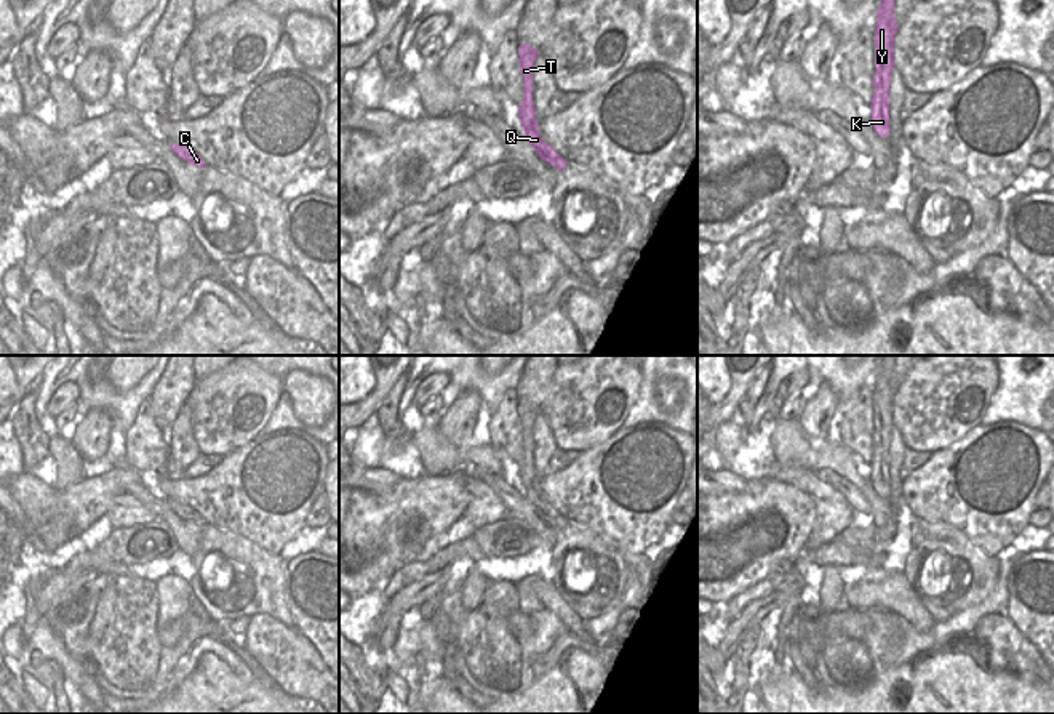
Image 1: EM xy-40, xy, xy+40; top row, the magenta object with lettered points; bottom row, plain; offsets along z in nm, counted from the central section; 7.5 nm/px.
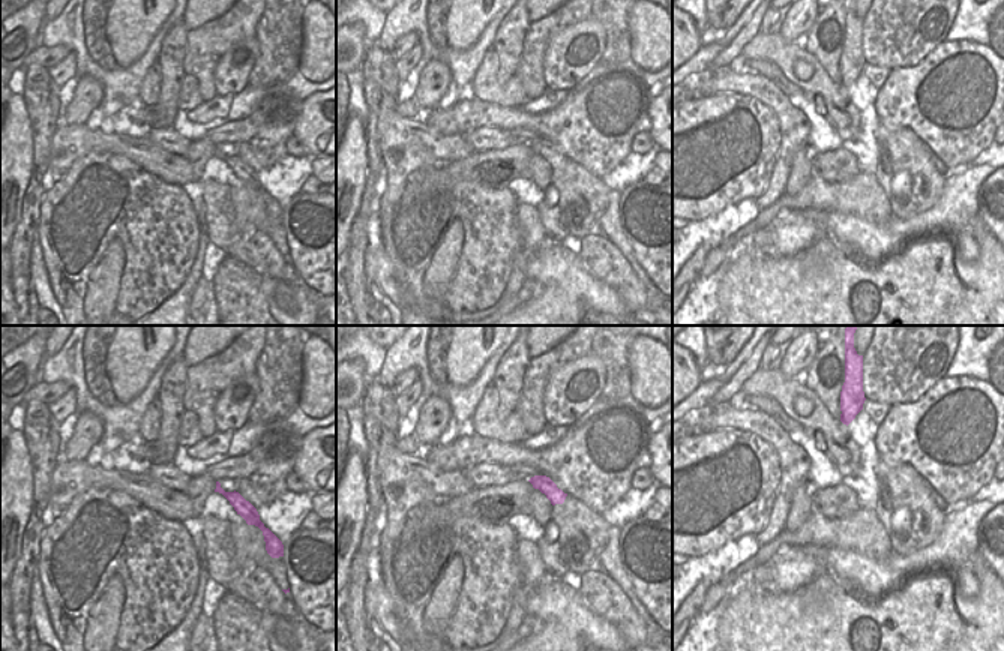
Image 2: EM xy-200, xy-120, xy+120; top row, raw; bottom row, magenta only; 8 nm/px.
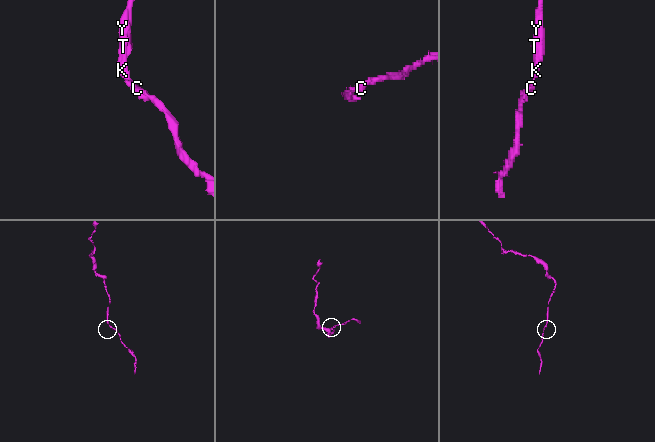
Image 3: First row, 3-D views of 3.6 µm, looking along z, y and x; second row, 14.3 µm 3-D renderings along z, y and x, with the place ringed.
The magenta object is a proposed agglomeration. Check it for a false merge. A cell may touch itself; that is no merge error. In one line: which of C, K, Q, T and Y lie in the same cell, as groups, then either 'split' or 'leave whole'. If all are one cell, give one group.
C K Q T Y | leave whole

